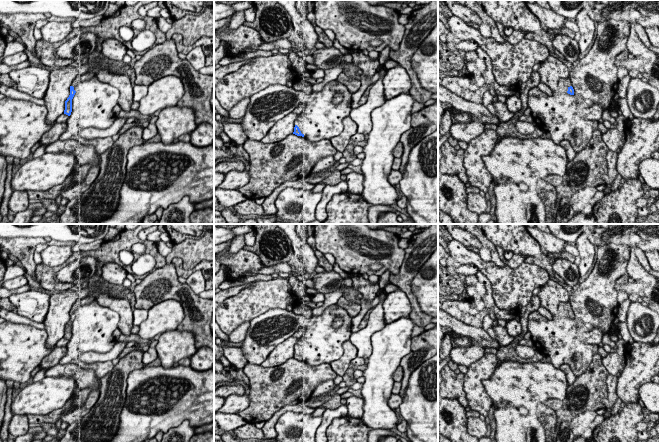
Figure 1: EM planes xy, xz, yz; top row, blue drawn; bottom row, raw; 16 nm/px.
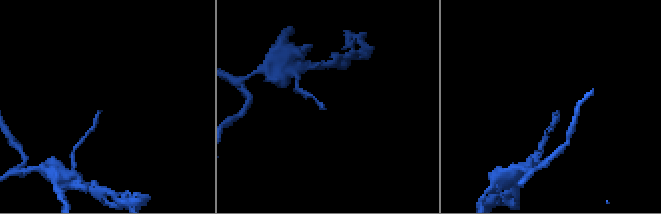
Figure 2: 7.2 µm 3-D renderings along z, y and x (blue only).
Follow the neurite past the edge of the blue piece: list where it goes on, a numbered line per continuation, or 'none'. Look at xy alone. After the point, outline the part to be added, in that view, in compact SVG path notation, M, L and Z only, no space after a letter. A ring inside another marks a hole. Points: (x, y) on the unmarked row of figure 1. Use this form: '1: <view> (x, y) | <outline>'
1: xy (87, 300) | M91 294L83 299L79 299L73 304L71 310L76 311L79 307L84 306L84 305L88 305L91 302L93 302L95 299L96 299L95 294Z

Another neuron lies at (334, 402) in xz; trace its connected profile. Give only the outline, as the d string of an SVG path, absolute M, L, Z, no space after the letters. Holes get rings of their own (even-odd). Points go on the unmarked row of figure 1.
M336 385L335 388L328 393L331 395L331 397L328 400L325 399L326 395L323 394L318 397L311 398L311 401L320 400L324 402L321 407L325 409L329 409L329 410L337 409L342 405L341 404L341 400L342 400L341 395L338 395L336 393L339 390L339 388L340 386Z

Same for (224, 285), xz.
M257 274L255 276L247 276L244 278L241 278L239 280L235 280L235 281L224 281L222 282L218 288L220 288L221 290L226 290L230 287L234 287L234 286L241 286L247 283L251 283L254 281L258 281L258 280L263 280L263 281L269 281L272 280L273 277L271 275L263 275L263 274Z

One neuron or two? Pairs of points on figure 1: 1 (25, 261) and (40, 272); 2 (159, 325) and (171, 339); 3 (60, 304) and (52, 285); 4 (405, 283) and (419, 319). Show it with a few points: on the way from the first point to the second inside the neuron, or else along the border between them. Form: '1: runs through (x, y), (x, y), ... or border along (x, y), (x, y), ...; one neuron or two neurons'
1: border along (36, 265), (35, 277), (39, 283); two neurons
2: border along (176, 328), (166, 330), (161, 334); two neurons
3: border along (73, 288), (55, 292); two neurons
4: runs through (408, 292), (413, 299), (416, 310); one neuron

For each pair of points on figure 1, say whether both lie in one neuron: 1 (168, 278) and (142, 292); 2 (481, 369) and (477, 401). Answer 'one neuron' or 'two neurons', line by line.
1: one neuron
2: one neuron

